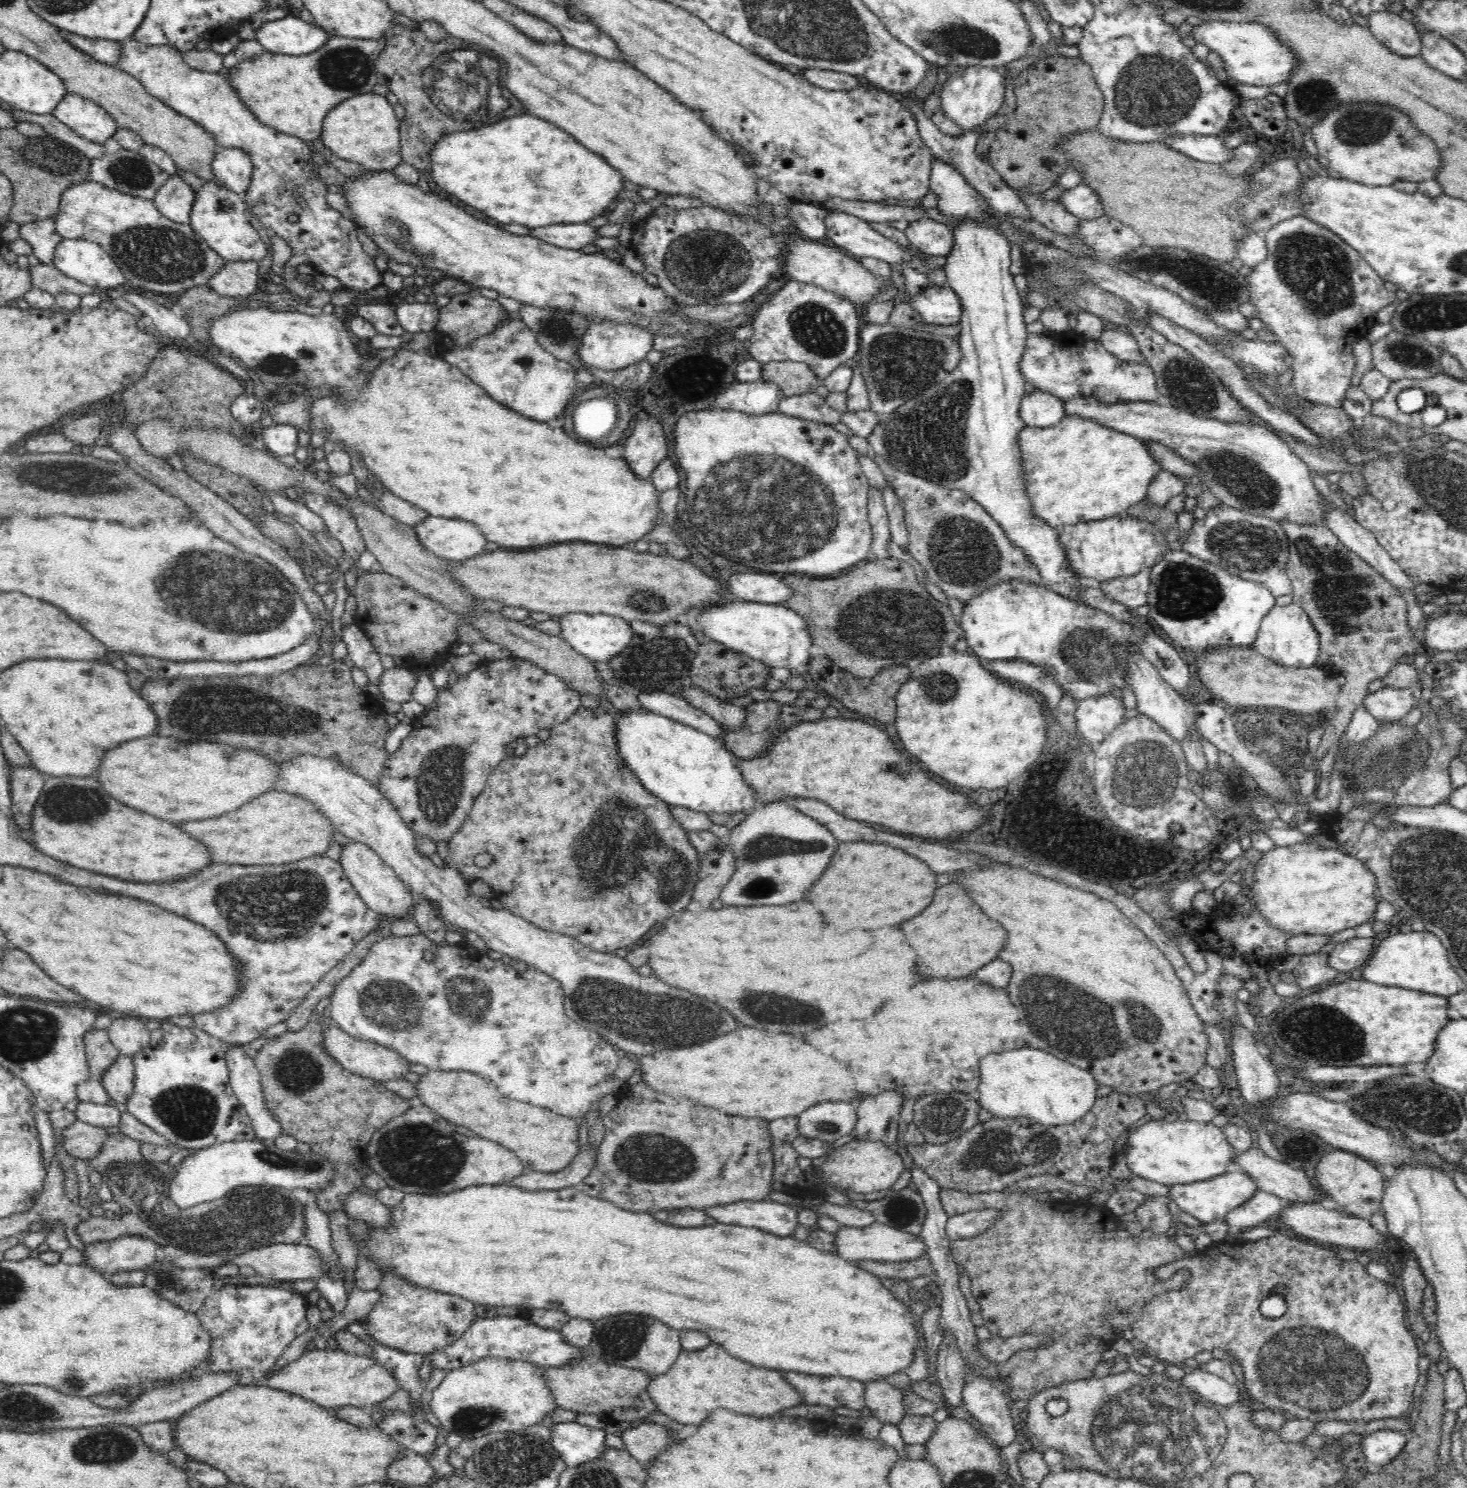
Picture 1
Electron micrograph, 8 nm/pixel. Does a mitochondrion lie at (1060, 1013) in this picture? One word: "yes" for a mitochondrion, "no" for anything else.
yes

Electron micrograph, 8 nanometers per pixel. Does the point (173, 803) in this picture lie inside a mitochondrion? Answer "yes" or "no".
no

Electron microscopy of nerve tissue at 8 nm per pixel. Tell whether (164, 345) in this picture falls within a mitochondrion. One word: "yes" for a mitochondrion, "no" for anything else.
no

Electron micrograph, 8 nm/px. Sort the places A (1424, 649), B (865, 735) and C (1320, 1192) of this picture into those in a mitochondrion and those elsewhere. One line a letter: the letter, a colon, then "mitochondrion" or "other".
A: other
B: other
C: other

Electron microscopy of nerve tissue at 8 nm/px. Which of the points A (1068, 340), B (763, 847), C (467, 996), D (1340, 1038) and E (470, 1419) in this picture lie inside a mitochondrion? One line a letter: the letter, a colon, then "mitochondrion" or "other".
A: other
B: mitochondrion
C: mitochondrion
D: mitochondrion
E: mitochondrion

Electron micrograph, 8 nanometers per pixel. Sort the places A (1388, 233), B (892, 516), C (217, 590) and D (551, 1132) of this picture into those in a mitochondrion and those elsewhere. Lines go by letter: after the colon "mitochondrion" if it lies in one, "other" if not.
A: other
B: other
C: mitochondrion
D: other

